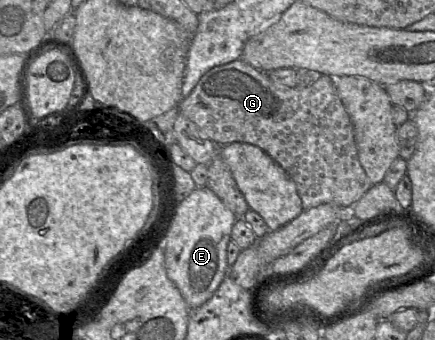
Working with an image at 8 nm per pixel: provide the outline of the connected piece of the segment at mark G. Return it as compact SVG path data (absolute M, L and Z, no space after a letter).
M239 59L225 65L216 66L206 72L201 77L193 91L187 97L184 97L177 107L180 114L183 114L196 124L202 137L210 139L217 146L225 146L231 143L241 142L258 146L265 151L295 182L304 209L310 209L324 203L336 204L343 208L352 208L352 206L362 198L362 196L372 187L373 184L359 162L358 152L354 141L353 124L338 95L336 78L340 77L322 75L313 85L309 87L289 88L273 82L268 76L267 72L260 71L245 61Z

